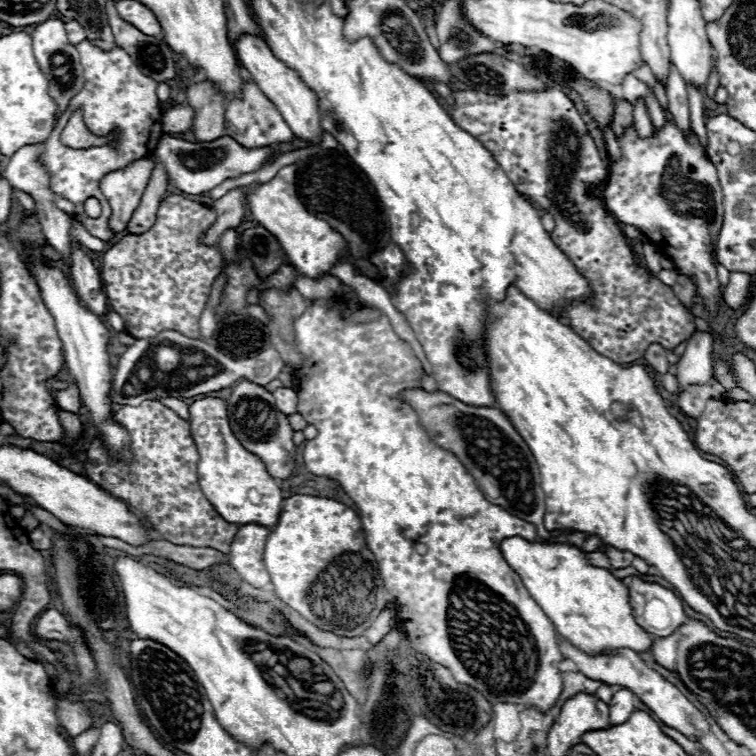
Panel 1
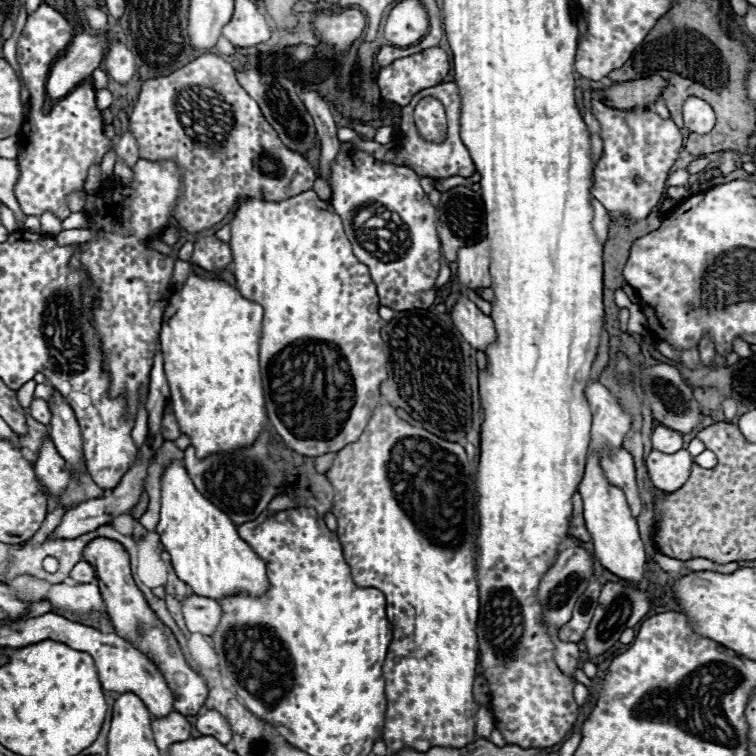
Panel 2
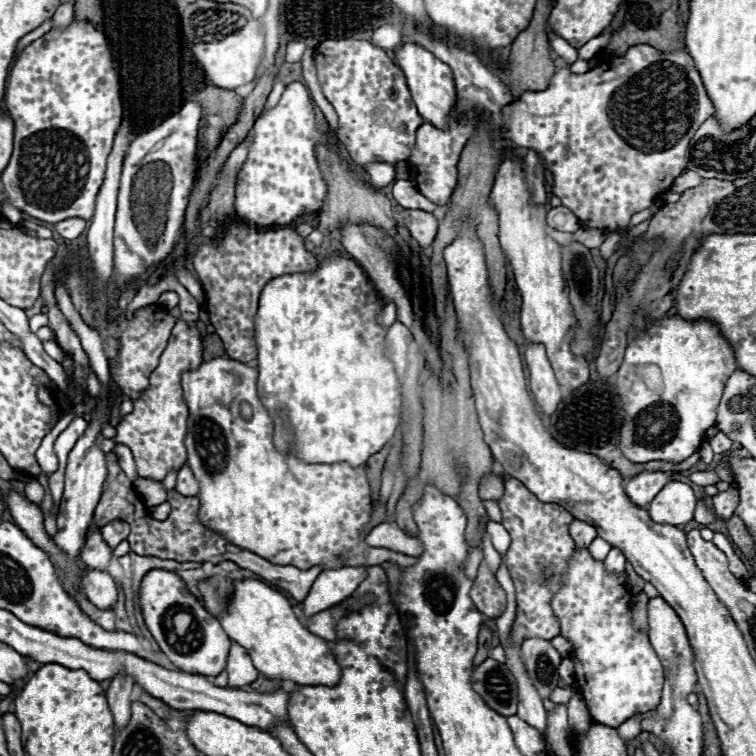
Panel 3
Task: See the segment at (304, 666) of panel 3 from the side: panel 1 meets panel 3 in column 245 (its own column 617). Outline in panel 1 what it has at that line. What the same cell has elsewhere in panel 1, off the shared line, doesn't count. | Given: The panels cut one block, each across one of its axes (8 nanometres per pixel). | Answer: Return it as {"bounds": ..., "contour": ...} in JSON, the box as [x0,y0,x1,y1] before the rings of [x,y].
{"bounds":[502,536,652,652],"contour":[[[520,536],[502,540],[502,558],[524,580],[526,590],[550,618],[554,628],[584,652],[602,652],[604,648],[630,648],[644,652],[652,638],[640,628],[628,604],[628,588],[606,568],[592,566],[586,552],[560,542],[528,542]]]}

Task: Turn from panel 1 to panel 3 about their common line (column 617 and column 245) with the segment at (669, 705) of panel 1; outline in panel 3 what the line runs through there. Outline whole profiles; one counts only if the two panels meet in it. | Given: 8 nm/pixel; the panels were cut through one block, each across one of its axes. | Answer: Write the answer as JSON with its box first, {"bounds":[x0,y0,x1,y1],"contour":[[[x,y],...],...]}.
{"bounds":[226,642,258,688],"contour":[[[232,642],[228,658],[226,658],[226,670],[228,670],[228,686],[230,688],[242,688],[256,680],[258,670],[252,666],[252,660],[244,648],[240,648],[236,642]]]}

